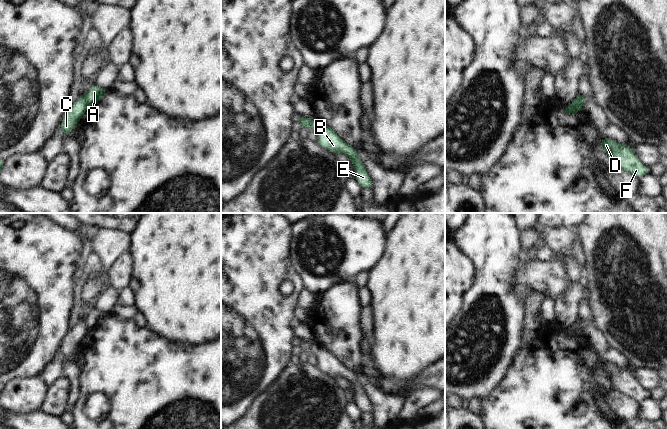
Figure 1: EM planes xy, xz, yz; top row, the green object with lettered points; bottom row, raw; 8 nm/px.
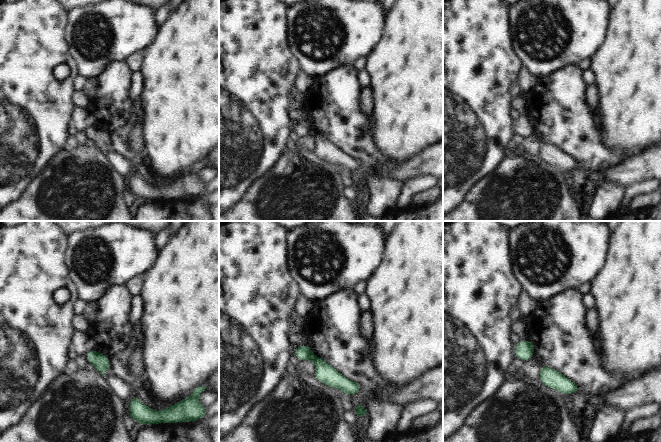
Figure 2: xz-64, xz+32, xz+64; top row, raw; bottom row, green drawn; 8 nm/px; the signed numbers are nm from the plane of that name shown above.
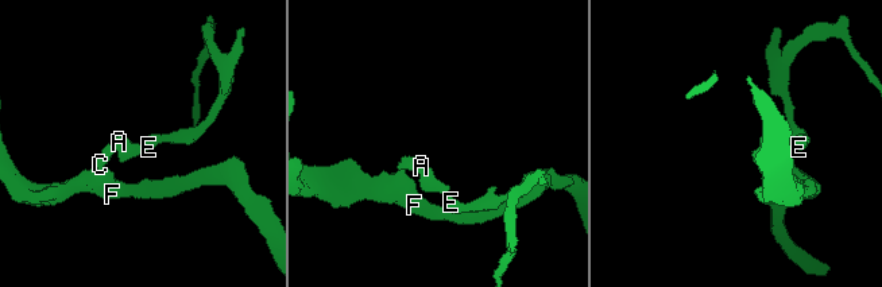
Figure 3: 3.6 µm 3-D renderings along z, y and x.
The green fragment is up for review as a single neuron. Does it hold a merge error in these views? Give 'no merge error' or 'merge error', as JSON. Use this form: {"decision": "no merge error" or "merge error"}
{"decision": "merge error"}

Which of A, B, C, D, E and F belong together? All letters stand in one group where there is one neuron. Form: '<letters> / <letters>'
A B E / C D F

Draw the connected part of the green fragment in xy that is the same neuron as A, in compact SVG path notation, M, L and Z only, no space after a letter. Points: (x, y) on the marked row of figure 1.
M96 84L92 85L87 93L84 95L87 106L91 106L101 101L108 93L108 90L104 90Z

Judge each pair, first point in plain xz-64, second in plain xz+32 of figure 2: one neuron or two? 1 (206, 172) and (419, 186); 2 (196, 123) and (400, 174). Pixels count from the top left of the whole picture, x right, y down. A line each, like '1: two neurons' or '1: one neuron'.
1: one neuron
2: two neurons

